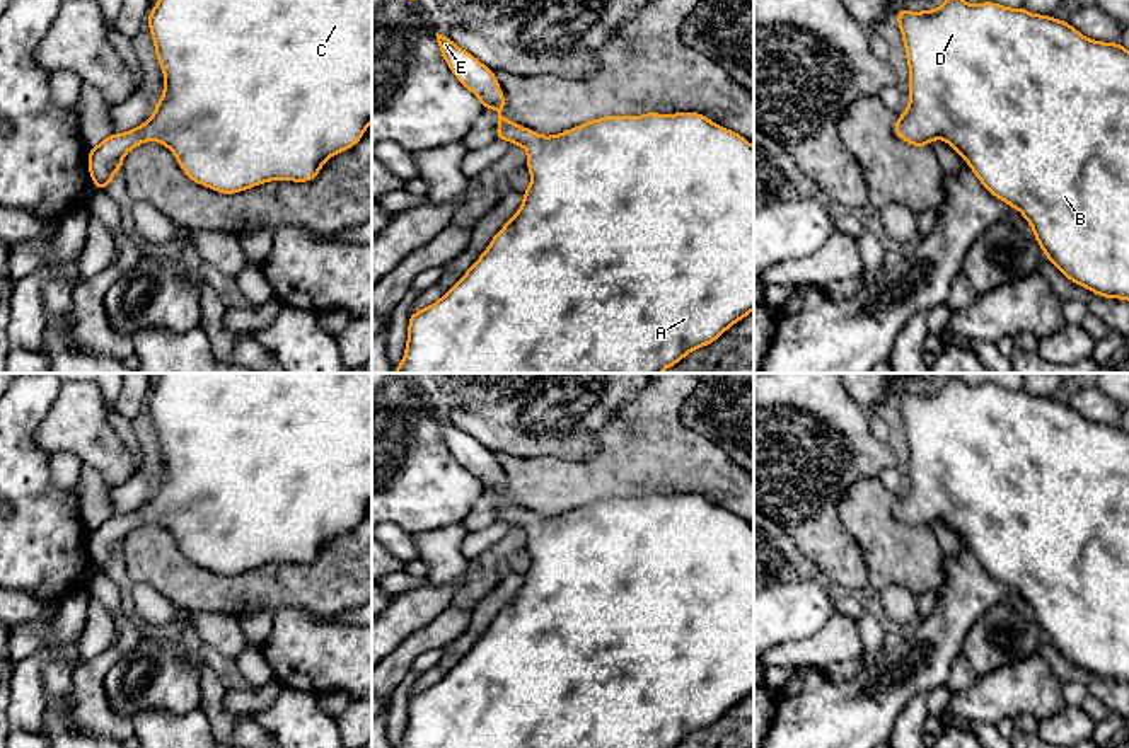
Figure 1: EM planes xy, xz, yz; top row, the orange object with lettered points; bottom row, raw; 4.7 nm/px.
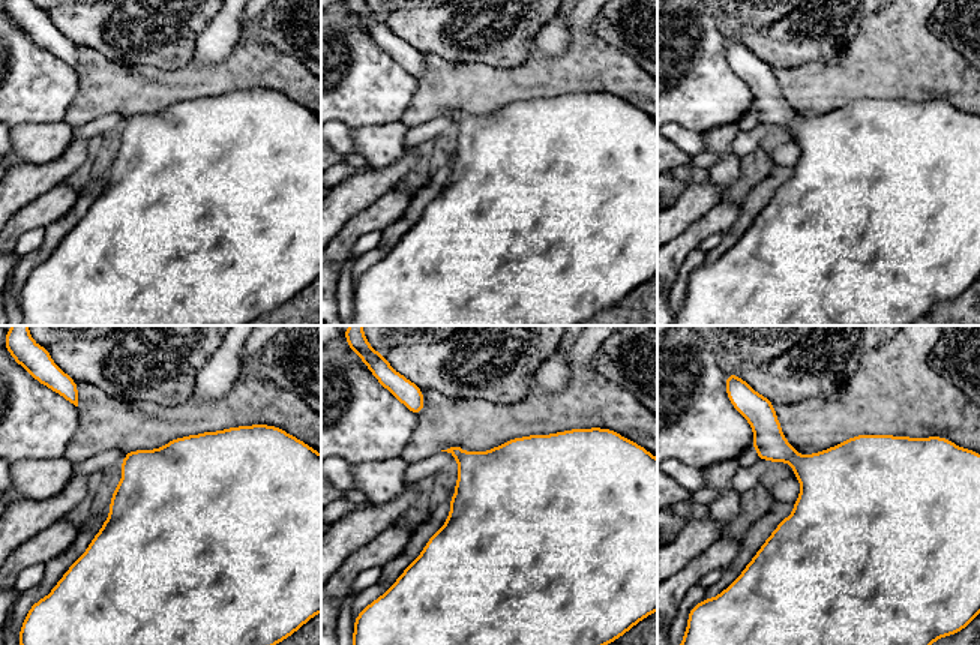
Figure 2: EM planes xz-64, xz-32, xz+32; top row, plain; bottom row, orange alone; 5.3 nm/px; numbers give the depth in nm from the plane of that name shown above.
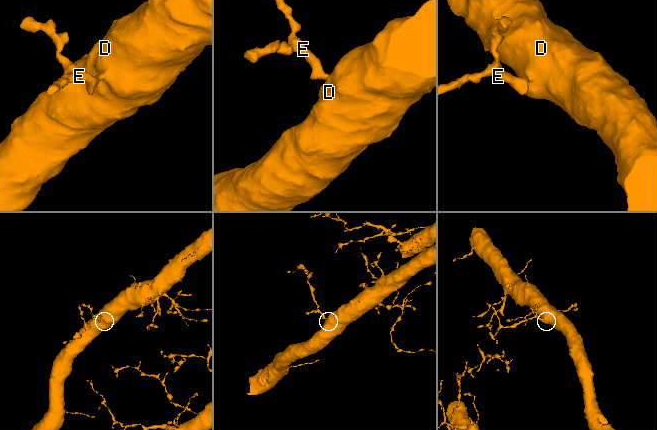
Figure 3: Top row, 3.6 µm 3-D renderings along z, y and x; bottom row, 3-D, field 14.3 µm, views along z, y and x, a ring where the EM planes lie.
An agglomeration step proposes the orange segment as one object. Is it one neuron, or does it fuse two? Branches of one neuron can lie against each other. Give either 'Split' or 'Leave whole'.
Leave whole

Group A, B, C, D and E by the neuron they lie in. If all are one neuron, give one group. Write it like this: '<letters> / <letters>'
A B C D E

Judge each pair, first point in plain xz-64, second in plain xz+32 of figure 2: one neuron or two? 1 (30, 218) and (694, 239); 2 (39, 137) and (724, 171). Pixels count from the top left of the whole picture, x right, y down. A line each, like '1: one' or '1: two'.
1: one
2: one

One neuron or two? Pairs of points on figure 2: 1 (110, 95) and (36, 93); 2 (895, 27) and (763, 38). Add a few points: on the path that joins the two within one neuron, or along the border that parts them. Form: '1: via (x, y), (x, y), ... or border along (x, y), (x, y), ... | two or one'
1: border along (77, 71), (77, 92), (63, 119) | two
2: border along (868, 15), (862, 18), (859, 29), (835, 59) | two

